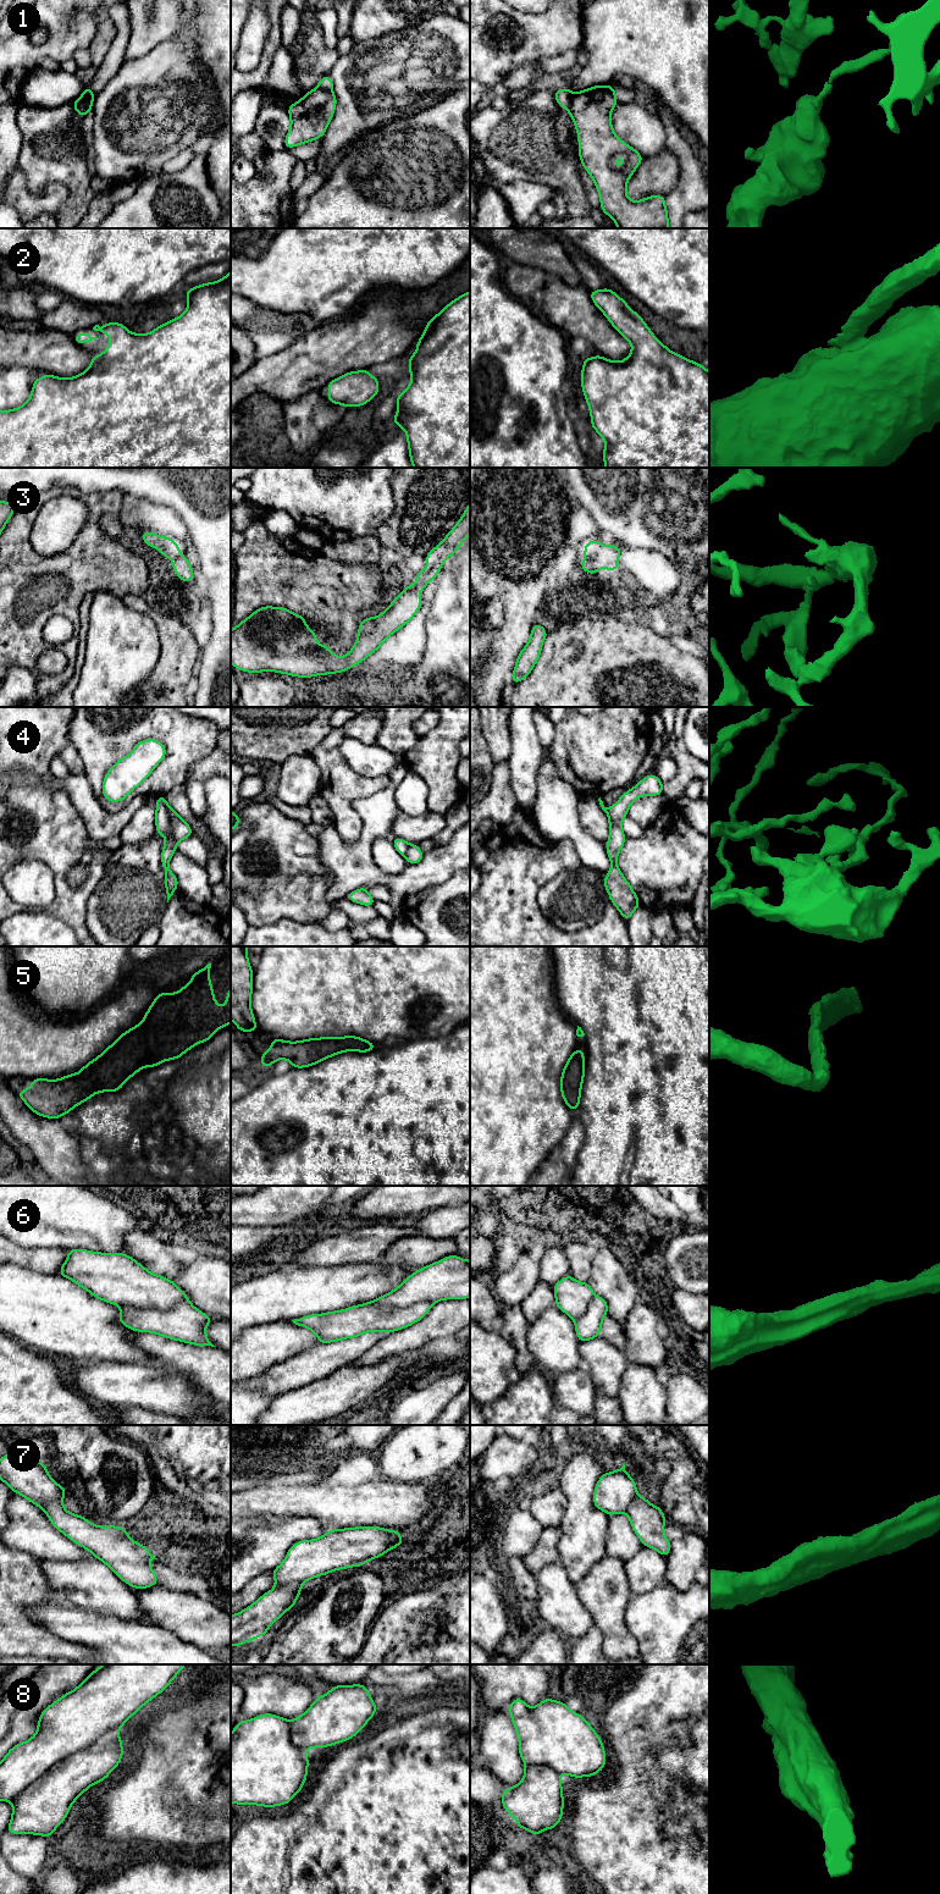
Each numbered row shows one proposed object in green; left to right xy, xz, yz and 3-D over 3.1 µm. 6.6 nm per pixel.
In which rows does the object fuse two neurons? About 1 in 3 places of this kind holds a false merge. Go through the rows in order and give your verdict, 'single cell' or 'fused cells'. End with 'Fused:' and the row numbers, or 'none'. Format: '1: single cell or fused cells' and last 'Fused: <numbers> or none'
1: fused cells
2: single cell
3: single cell
4: fused cells
5: single cell
6: single cell
7: single cell
8: single cell
Fused: 1, 4

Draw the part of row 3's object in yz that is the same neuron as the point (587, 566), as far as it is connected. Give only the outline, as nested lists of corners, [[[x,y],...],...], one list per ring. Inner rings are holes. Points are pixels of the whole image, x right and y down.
[[[590,540],[584,546],[584,553],[587,557],[580,561],[580,565],[584,571],[588,574],[598,574],[599,565],[609,571],[618,570],[618,558],[621,556],[620,547],[618,545],[606,546],[597,540]]]

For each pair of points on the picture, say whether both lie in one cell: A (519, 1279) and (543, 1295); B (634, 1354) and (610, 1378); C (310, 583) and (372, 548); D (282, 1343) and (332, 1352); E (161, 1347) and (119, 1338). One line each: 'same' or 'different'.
A: different
B: different
C: different
D: different
E: different

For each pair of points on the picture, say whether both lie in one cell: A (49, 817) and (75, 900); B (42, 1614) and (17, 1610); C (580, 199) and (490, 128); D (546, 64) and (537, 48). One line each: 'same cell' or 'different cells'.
A: same cell
B: different cells
C: same cell
D: different cells

